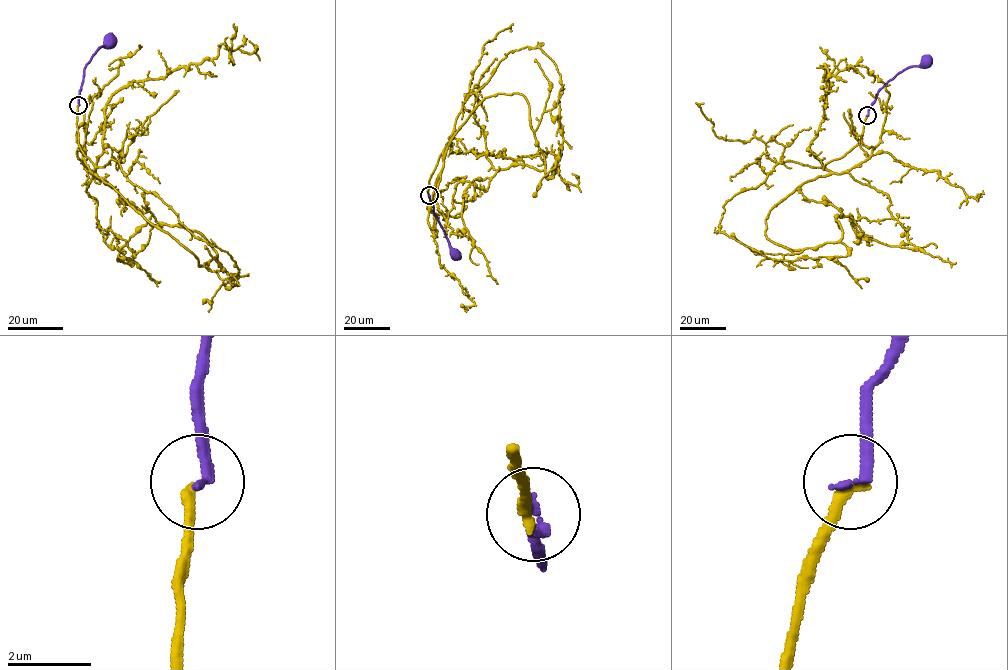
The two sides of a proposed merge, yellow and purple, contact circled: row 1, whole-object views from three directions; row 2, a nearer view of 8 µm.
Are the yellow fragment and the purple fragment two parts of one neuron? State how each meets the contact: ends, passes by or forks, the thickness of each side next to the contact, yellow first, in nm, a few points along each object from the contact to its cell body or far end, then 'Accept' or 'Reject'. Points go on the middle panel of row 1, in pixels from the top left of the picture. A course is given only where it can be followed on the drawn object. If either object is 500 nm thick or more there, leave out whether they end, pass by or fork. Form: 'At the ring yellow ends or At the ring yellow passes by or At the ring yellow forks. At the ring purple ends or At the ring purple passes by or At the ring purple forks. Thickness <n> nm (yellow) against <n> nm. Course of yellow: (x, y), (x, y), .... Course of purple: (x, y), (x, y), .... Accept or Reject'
At the ring yellow ends. At the ring purple ends. Thickness 300 nm (yellow) against 280 nm. Course of yellow: (428, 196), (439, 155), (473, 110), (487, 97), (518, 93), (552, 177), (556, 160), (533, 197). Course of purple: (429, 195), (434, 215), (455, 252). Reject

